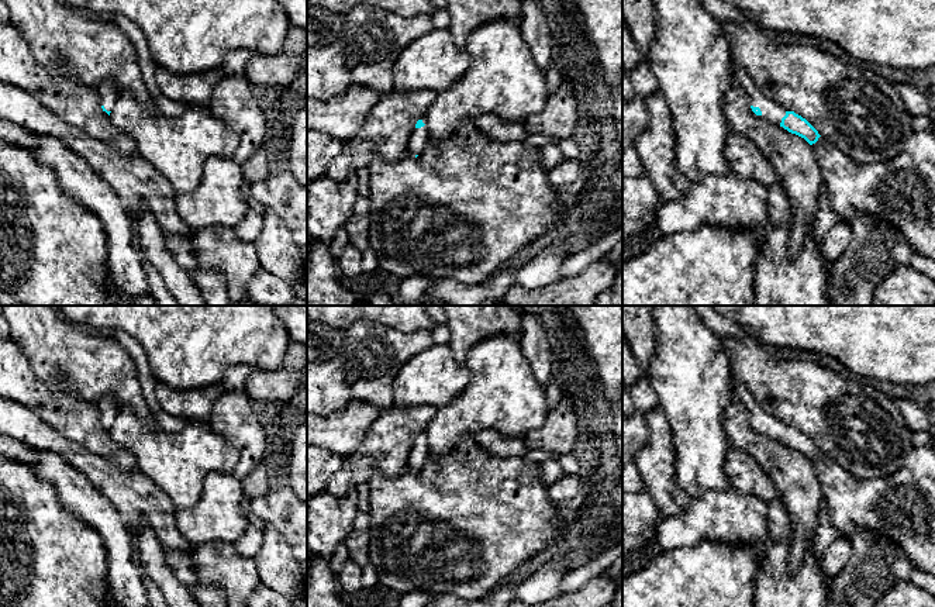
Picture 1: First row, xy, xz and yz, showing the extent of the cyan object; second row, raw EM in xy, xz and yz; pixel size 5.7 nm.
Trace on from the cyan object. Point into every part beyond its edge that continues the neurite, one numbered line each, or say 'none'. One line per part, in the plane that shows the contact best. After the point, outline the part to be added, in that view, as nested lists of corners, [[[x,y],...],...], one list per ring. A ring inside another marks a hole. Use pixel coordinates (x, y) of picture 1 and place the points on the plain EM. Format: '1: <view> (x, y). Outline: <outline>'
1: yz (739, 395). Outline: [[[732,379],[731,384],[729,403],[743,407],[748,411],[749,420],[760,424],[763,434],[780,441],[782,434],[786,431],[787,425],[763,411],[746,386],[735,379]]]

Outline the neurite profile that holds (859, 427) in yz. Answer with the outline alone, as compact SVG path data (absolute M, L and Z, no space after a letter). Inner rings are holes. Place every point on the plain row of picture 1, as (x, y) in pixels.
M749 332L739 338L720 338L720 344L728 358L732 379L741 382L751 392L758 406L784 425L805 434L820 451L848 473L856 479L869 480L894 475L903 466L912 448L912 431L907 427L894 399L876 384L853 375L843 379L814 361L782 359L774 349Z

